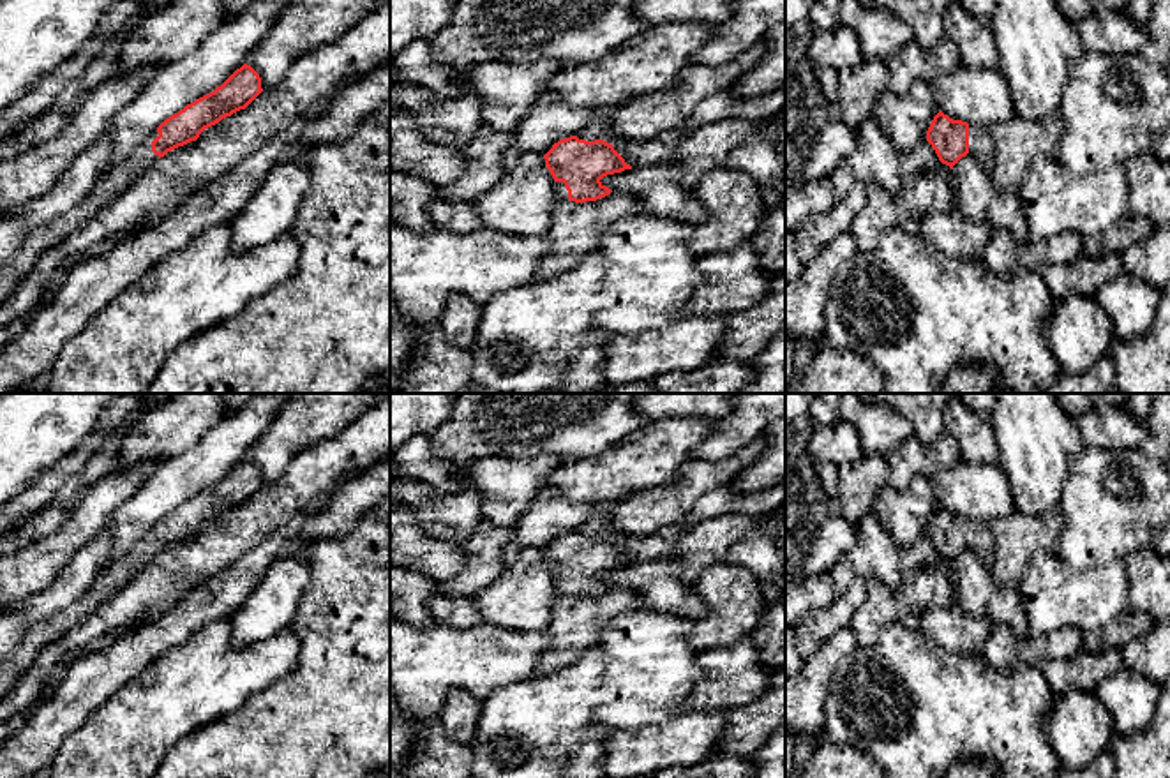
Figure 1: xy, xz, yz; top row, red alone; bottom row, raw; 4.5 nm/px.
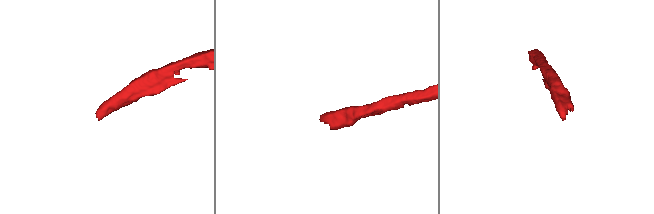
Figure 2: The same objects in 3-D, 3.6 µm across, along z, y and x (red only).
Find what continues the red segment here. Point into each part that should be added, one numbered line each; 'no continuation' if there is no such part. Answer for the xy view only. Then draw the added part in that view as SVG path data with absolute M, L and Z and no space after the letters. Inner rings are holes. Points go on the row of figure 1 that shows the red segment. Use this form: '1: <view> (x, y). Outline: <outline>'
1: xy (117, 179). Outline: M157 129L118 166L111 166L92 191L69 212L30 231L16 252L0 266L0 303L9 300L30 273L39 256L86 226L159 161L152 152Z

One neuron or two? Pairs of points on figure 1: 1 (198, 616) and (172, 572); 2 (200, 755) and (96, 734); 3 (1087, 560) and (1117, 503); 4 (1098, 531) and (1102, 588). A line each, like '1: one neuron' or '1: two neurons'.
1: two neurons
2: two neurons
3: one neuron
4: two neurons

